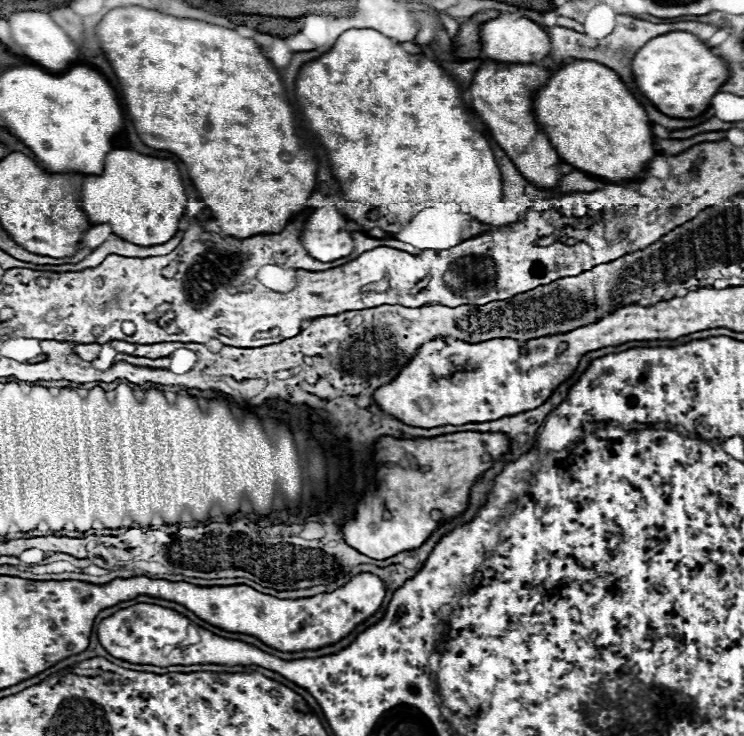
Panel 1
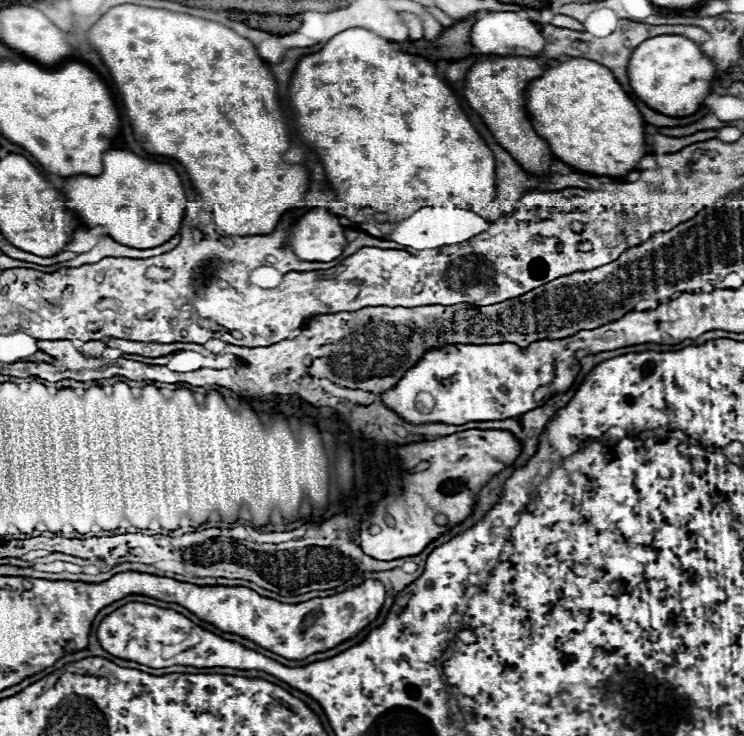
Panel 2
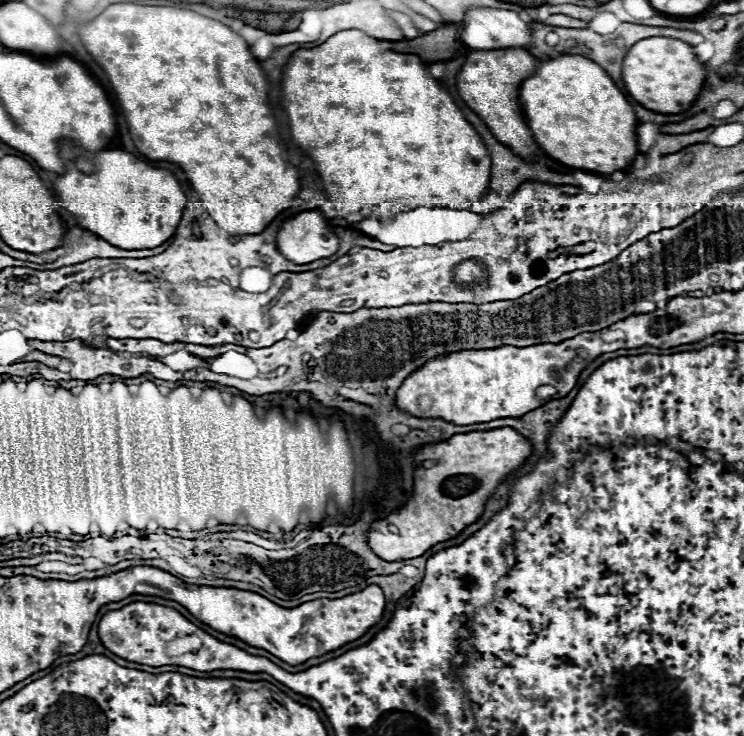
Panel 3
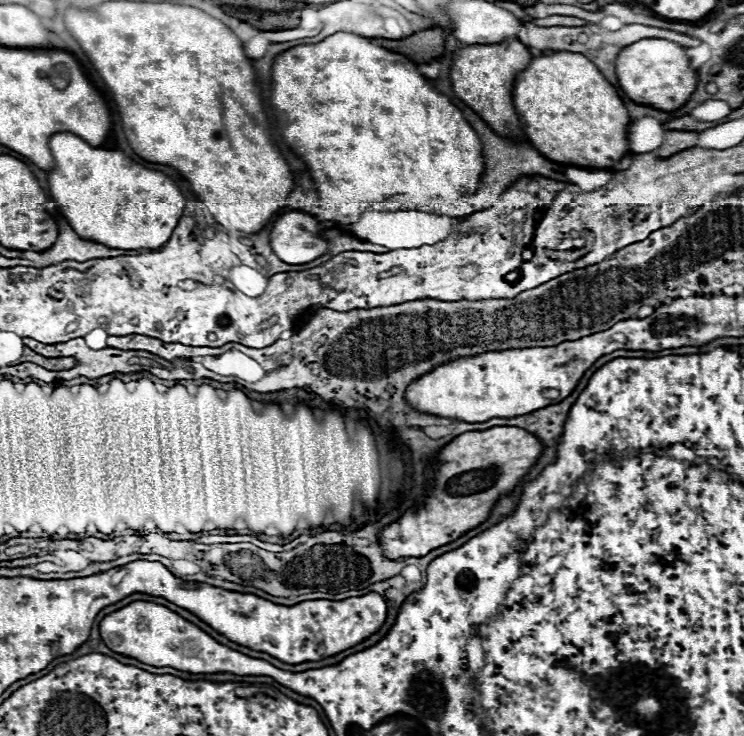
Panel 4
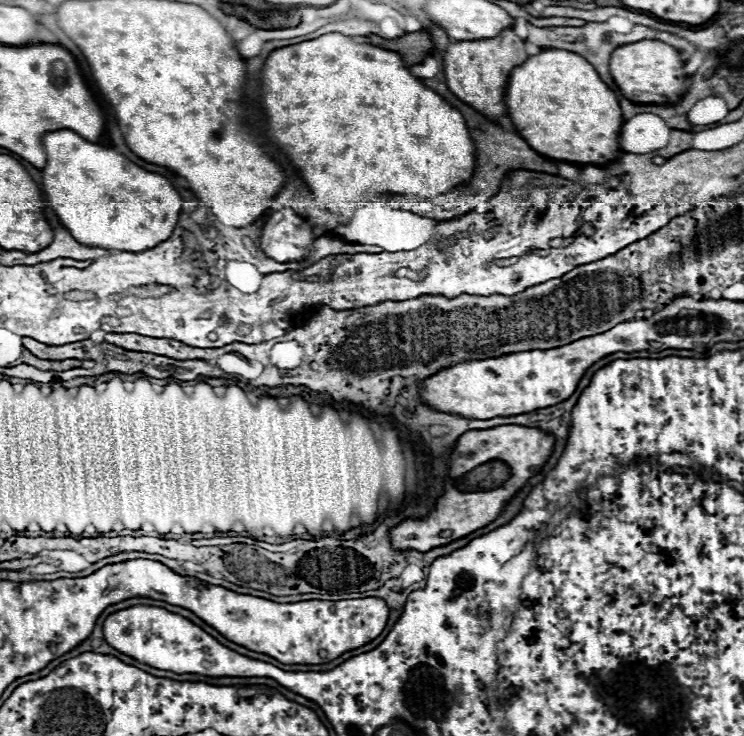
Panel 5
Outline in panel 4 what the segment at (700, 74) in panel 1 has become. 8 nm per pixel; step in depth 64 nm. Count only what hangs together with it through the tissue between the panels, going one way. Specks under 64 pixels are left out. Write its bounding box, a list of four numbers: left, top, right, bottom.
[616,38,698,112]

